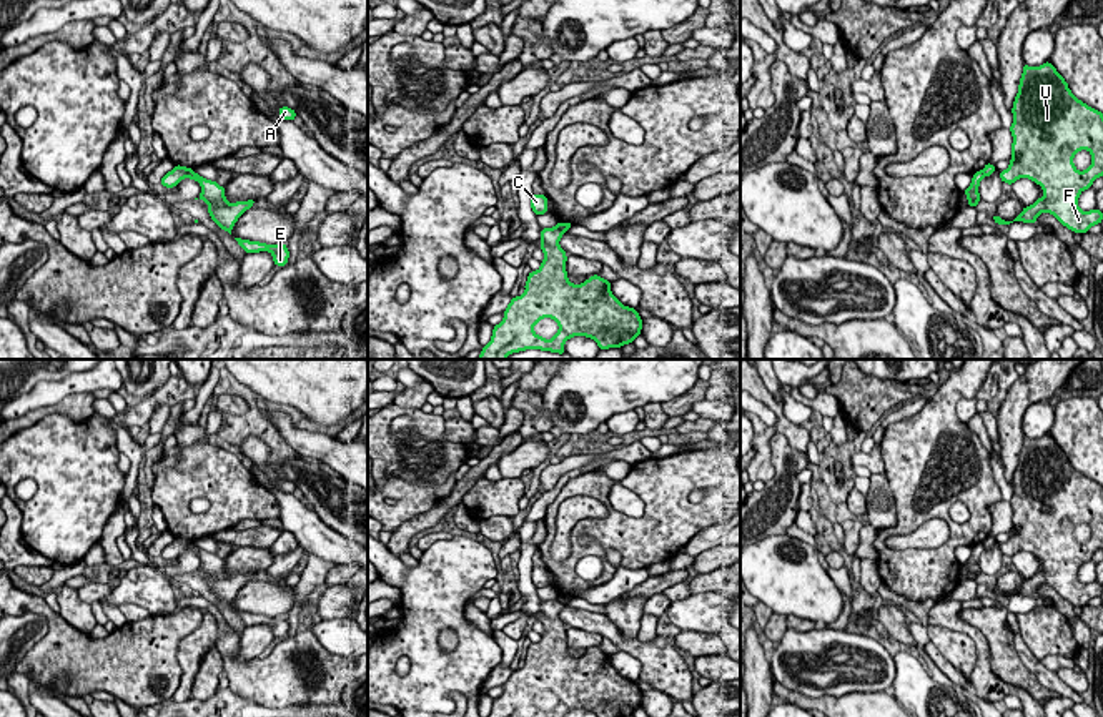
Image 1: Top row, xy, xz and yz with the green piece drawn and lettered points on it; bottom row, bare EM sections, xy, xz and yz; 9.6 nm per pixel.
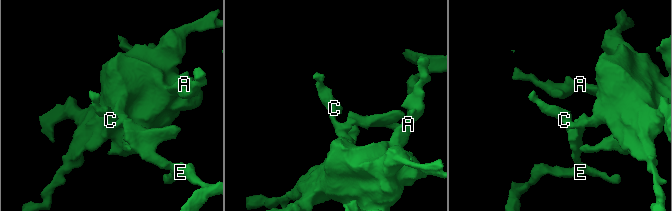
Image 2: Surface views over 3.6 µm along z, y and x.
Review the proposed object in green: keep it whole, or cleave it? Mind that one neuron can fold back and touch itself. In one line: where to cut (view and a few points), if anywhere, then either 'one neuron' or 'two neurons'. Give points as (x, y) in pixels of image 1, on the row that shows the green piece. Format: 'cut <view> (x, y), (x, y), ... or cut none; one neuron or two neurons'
cut xy (192, 168), (185, 177); two neurons

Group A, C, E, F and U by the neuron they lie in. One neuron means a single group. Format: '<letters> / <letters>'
A C F U / E

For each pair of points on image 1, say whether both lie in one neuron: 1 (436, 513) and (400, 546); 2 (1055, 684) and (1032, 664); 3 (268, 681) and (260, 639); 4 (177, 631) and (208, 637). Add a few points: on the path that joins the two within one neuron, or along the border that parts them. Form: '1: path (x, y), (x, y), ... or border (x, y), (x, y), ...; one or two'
1: path (426, 519), (405, 536); one
2: path (1050, 679), (1037, 669); one
3: border (238, 634), (237, 659), (255, 659); two
4: border (205, 613), (178, 644), (177, 662), (182, 672); two

